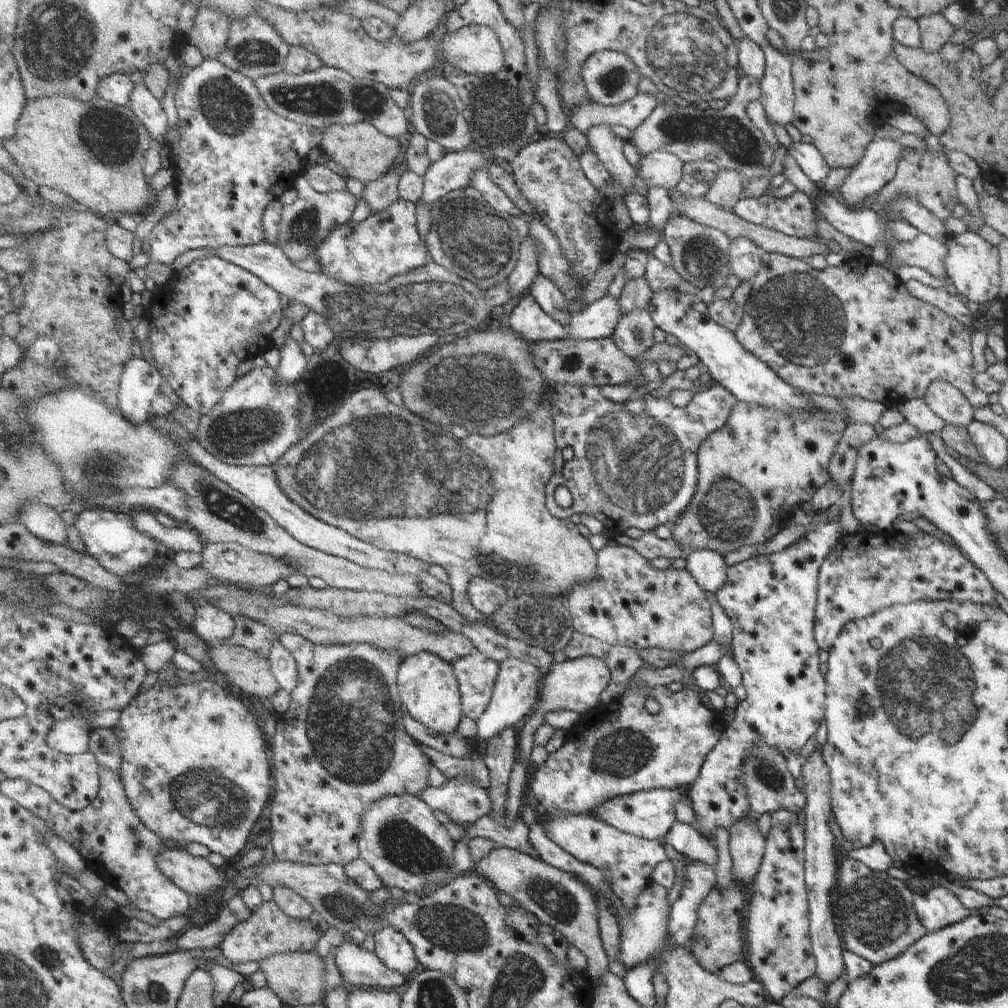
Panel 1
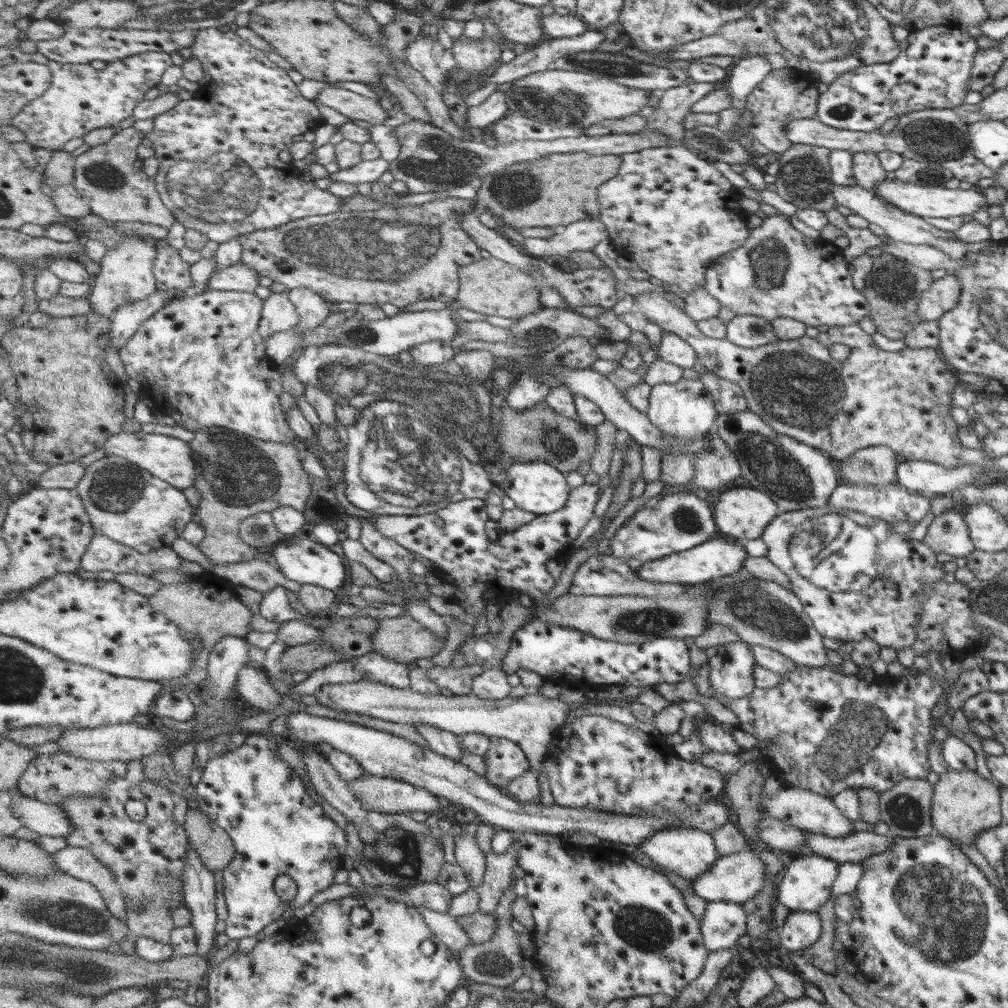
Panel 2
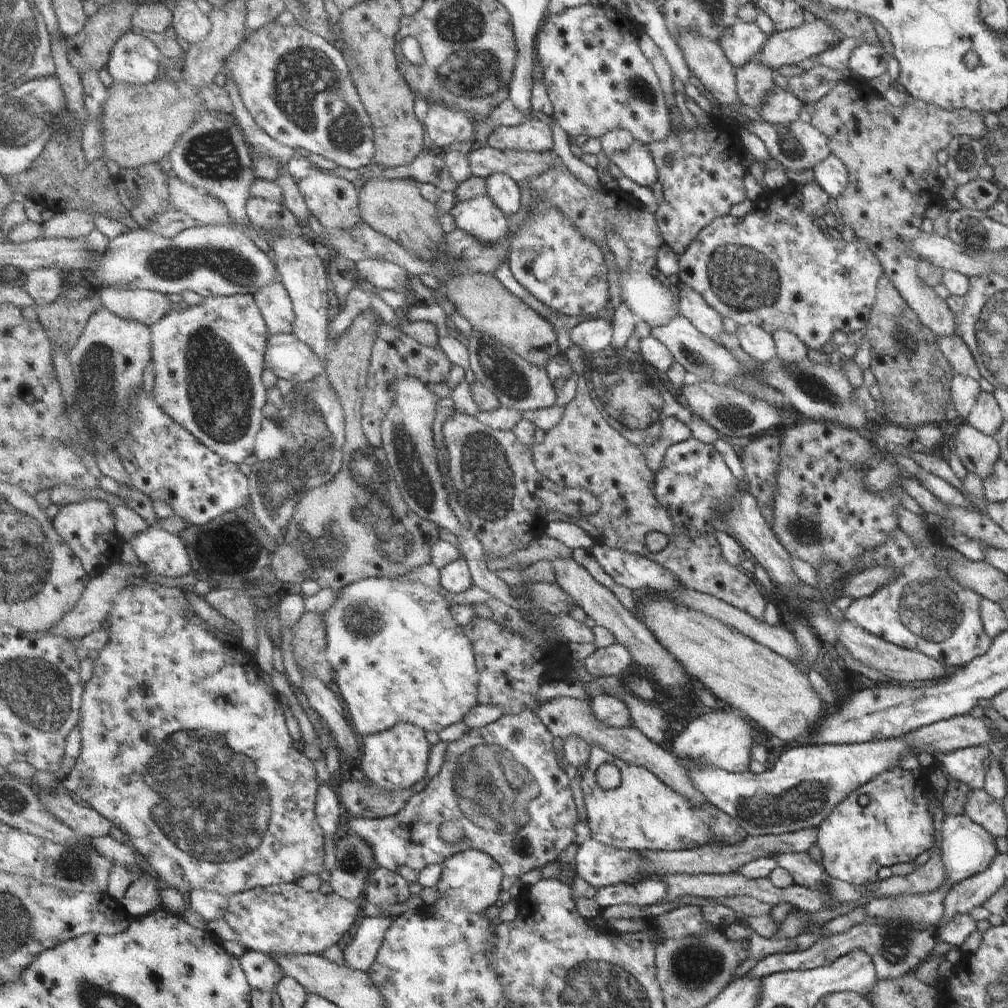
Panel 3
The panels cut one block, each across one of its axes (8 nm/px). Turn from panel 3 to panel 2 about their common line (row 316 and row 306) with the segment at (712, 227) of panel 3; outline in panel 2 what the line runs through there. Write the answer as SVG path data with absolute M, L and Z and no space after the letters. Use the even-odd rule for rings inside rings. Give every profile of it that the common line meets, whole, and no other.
M767 216L762 221L758 228L751 228L750 236L747 236L747 241L741 248L727 252L706 268L703 286L718 300L720 309L731 310L733 316L761 316L765 322L791 318L805 327L849 326L858 324L864 317L870 318L871 310L865 297L851 285L848 263L841 250L831 243L803 236L783 216Z

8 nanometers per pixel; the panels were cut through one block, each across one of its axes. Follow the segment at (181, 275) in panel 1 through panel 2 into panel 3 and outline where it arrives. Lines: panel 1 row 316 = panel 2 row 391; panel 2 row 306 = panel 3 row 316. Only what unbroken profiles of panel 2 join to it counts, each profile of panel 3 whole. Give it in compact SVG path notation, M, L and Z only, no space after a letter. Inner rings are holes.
M237 295L225 298L215 297L203 299L198 305L185 308L185 310L172 310L165 318L161 318L157 324L150 328L153 332L154 341L153 359L151 363L151 368L155 376L154 392L163 408L166 409L167 414L171 414L173 420L177 420L183 428L187 428L197 440L201 440L207 448L211 448L212 452L218 453L219 456L234 464L239 465L244 463L245 458L253 454L253 450L255 450L255 438L257 438L257 434L261 430L263 418L267 418L267 390L263 384L262 377L265 372L266 351L270 345L270 329L267 328L267 322L254 296Z

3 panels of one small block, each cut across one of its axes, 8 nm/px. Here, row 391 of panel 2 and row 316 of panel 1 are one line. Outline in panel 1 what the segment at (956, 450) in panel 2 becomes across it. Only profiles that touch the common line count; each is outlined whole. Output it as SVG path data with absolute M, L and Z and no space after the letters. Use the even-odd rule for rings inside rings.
M764 252L760 256L759 270L749 282L751 291L745 304L742 305L743 316L741 316L741 324L733 330L734 337L747 352L762 360L763 364L766 364L783 382L788 382L789 386L797 388L799 392L804 392L806 395L831 396L835 400L843 400L843 398L849 398L849 396L859 396L859 398L882 404L889 409L894 403L902 403L909 399L922 399L927 386L933 380L945 380L963 395L963 398L967 400L972 409L983 408L989 403L987 395L981 390L977 390L975 384L973 384L973 376L978 372L971 364L969 330L963 328L957 320L947 316L935 306L911 296L895 275L881 267L881 265L875 264L871 258L861 254L848 254L841 265L828 265L823 270L819 270L812 268L806 260L783 256L779 253Z

